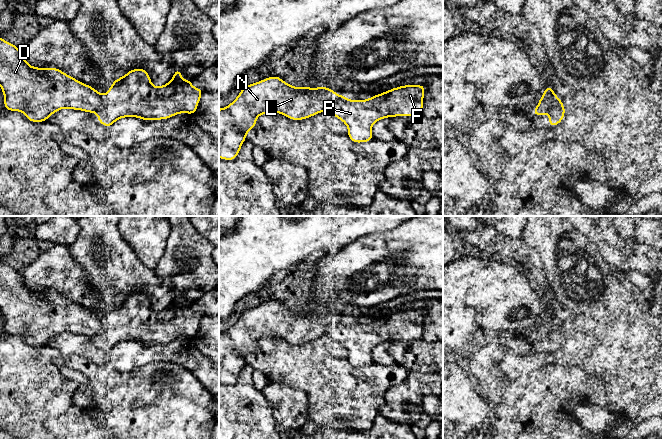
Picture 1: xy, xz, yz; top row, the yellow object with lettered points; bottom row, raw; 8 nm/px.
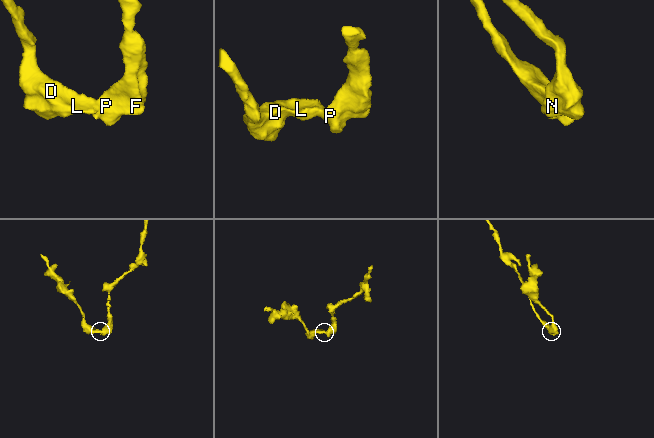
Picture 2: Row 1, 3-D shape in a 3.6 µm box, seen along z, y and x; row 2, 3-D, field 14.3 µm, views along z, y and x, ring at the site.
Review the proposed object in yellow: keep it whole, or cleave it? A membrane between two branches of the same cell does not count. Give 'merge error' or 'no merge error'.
no merge error

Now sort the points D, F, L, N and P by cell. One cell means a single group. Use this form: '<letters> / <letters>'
D F L N P

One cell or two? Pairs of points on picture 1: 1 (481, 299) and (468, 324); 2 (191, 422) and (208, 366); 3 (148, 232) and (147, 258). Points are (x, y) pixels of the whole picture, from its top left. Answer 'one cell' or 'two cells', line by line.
1: two cells
2: two cells
3: one cell

